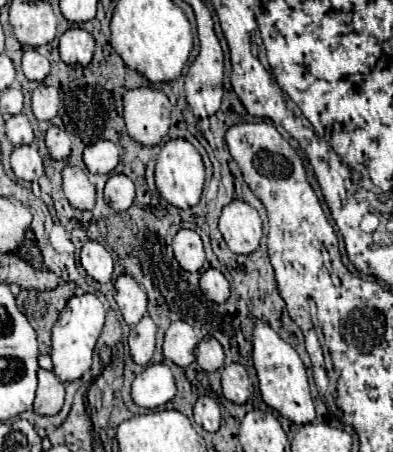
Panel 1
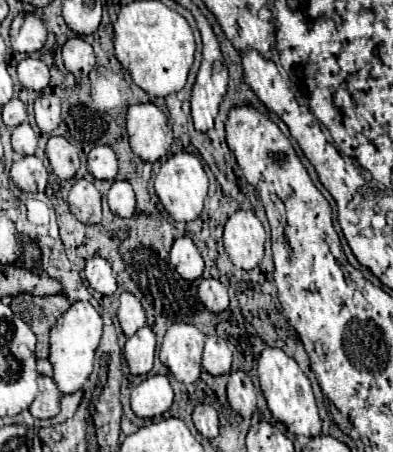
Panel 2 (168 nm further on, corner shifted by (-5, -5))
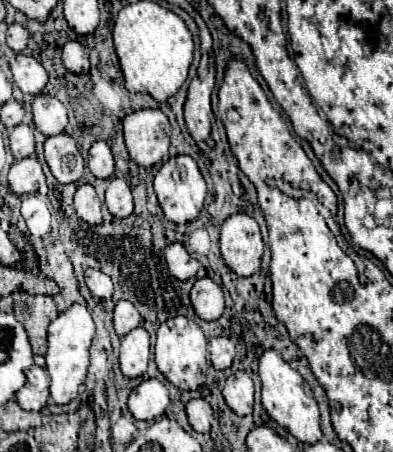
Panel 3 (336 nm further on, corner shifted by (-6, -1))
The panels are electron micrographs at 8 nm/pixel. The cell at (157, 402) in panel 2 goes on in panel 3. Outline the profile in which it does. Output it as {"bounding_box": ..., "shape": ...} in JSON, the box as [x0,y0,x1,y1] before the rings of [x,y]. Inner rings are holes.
{"bounding_box":[129,379,169,421],"shape":[[[159,379],[141,381],[129,395],[129,411],[135,419],[153,421],[169,407],[169,391]]]}

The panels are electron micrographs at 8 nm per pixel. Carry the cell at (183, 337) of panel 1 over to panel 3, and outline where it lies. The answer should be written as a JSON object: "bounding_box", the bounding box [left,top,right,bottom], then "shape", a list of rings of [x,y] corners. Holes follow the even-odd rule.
{"bounding_box":[155,317,207,389],"shape":[[[173,317],[167,319],[157,329],[157,341],[155,341],[155,363],[157,369],[179,389],[199,389],[205,381],[205,369],[207,369],[207,339],[201,331],[201,327],[187,319],[187,317]]]}

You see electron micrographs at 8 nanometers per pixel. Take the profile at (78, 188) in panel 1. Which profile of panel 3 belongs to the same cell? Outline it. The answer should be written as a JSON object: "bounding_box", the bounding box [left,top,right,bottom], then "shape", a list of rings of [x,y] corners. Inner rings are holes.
{"bounding_box":[75,183,102,225],"shape":[[[85,183],[77,187],[75,193],[75,211],[77,217],[87,221],[89,225],[99,225],[101,223],[101,206],[102,203],[93,189],[93,185]]]}

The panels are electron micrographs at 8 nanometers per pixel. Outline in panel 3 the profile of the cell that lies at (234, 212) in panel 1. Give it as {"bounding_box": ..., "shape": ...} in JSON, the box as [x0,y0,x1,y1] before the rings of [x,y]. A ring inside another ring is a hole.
{"bounding_box":[221,213,263,277],"shape":[[[235,213],[221,225],[221,257],[237,275],[249,277],[259,271],[263,239],[257,221],[247,213]]]}

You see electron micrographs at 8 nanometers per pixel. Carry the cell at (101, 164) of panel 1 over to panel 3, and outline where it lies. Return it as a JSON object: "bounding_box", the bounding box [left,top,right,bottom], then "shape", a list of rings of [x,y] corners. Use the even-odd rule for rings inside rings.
{"bounding_box":[87,141,115,179],"shape":[[[95,141],[91,145],[87,165],[89,165],[89,171],[99,179],[107,179],[113,175],[115,159],[113,159],[113,153],[105,141]]]}

